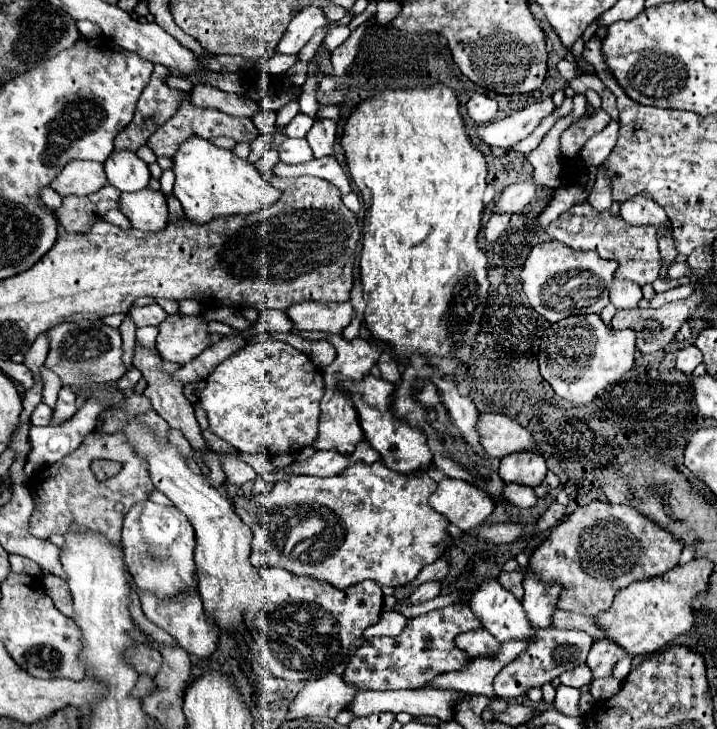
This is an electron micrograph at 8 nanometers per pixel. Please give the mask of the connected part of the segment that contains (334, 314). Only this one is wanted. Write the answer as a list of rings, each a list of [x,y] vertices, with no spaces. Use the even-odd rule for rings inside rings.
[[[303,301],[291,305],[287,311],[289,319],[295,323],[297,331],[323,331],[341,333],[353,319],[353,305],[347,303],[315,303]]]

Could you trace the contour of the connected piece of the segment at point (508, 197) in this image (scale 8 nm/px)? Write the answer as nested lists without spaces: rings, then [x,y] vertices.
[[[531,181],[509,185],[495,203],[495,213],[519,213],[531,201],[533,193],[535,185]]]

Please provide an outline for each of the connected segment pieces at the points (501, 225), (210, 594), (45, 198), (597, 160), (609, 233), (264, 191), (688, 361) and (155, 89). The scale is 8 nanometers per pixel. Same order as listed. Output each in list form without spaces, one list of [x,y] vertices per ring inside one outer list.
[[[491,215],[491,219],[485,225],[485,239],[489,243],[495,243],[507,229],[507,225],[509,225],[509,215]]]
[[[129,417],[119,433],[123,433],[137,455],[147,461],[153,485],[173,501],[173,505],[191,521],[195,529],[197,581],[207,615],[213,617],[221,629],[241,631],[245,611],[261,609],[261,603],[255,601],[259,575],[249,563],[251,531],[235,515],[231,503],[219,493],[219,489],[211,485],[209,477],[205,473],[193,473],[183,453],[169,441],[157,437],[157,433],[145,425],[141,417]]]
[[[51,187],[41,189],[42,201],[52,210],[56,210],[62,205],[63,198],[55,192]]]
[[[611,121],[601,133],[593,135],[585,143],[585,147],[581,149],[581,159],[587,165],[599,167],[611,155],[613,147],[615,147],[615,141],[617,141],[617,131],[619,131],[619,123],[617,121]]]
[[[589,201],[573,205],[569,211],[561,213],[555,221],[551,221],[545,229],[545,233],[561,241],[563,245],[569,245],[571,249],[581,251],[597,251],[603,259],[613,259],[619,263],[615,277],[617,279],[629,279],[643,287],[645,283],[653,283],[661,273],[661,255],[657,249],[657,229],[651,225],[629,225],[619,215],[613,215],[611,209],[599,213]]]
[[[189,137],[173,157],[175,187],[173,193],[181,201],[183,211],[195,223],[207,223],[215,217],[247,215],[265,209],[281,197],[281,191],[267,183],[255,165],[245,159],[235,159],[235,153],[213,145],[209,139]]]
[[[687,343],[677,351],[677,369],[683,373],[693,373],[693,369],[701,363],[701,351],[693,345]]]
[[[155,65],[147,87],[137,101],[133,121],[115,137],[115,149],[137,151],[141,145],[147,143],[151,133],[159,129],[161,123],[175,115],[181,95],[177,95],[179,91],[173,91],[163,83],[163,77],[167,75],[169,73],[163,65]]]

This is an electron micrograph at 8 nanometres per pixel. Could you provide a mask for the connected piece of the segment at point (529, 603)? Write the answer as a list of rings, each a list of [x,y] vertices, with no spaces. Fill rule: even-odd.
[[[525,573],[525,597],[523,597],[523,609],[535,629],[539,627],[549,627],[551,623],[551,613],[555,611],[557,597],[561,593],[561,587],[555,583],[543,583],[539,581],[533,573]]]

